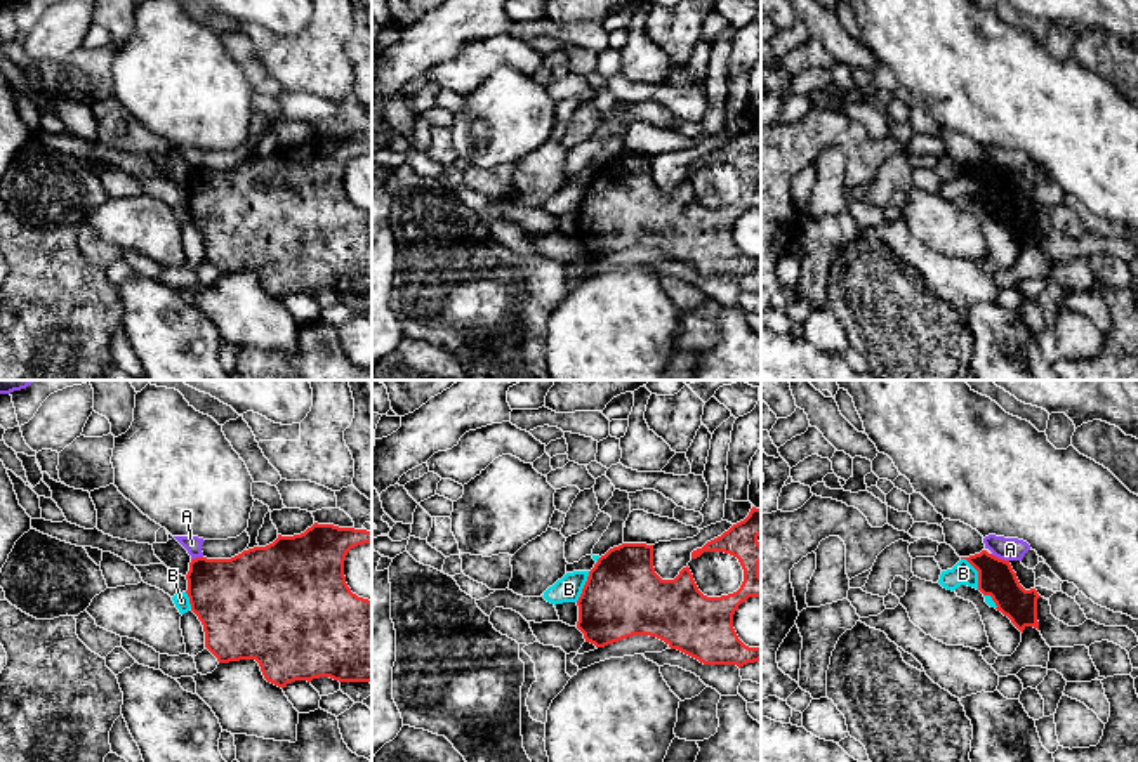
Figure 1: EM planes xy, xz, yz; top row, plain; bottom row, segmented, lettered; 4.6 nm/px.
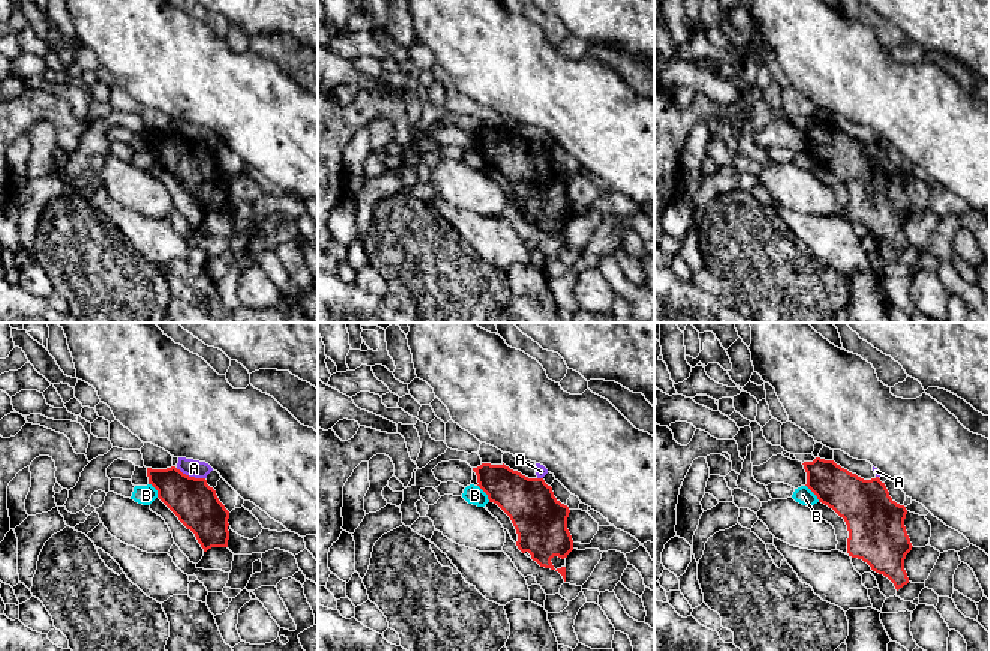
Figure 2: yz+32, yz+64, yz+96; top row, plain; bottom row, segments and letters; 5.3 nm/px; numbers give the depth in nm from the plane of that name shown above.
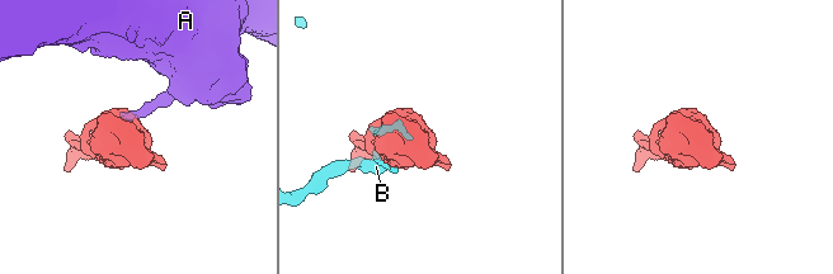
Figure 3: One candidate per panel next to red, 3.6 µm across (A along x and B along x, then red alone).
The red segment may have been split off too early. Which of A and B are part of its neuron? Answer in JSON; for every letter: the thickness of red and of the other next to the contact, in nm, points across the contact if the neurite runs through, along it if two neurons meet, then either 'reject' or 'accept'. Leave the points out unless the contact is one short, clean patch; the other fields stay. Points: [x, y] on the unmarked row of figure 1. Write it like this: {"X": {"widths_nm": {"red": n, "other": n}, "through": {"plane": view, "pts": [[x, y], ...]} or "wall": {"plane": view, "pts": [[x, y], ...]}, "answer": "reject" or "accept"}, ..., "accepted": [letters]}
{"A": {"widths_nm": {"red": 170, "other": 110}, "wall": {"plane": "yz", "pts": [[991, 165], [1008, 172]]}, "answer": "reject"}, "B": {"widths_nm": {"red": 170, "other": 110}, "answer": "reject"}, "accepted": []}

